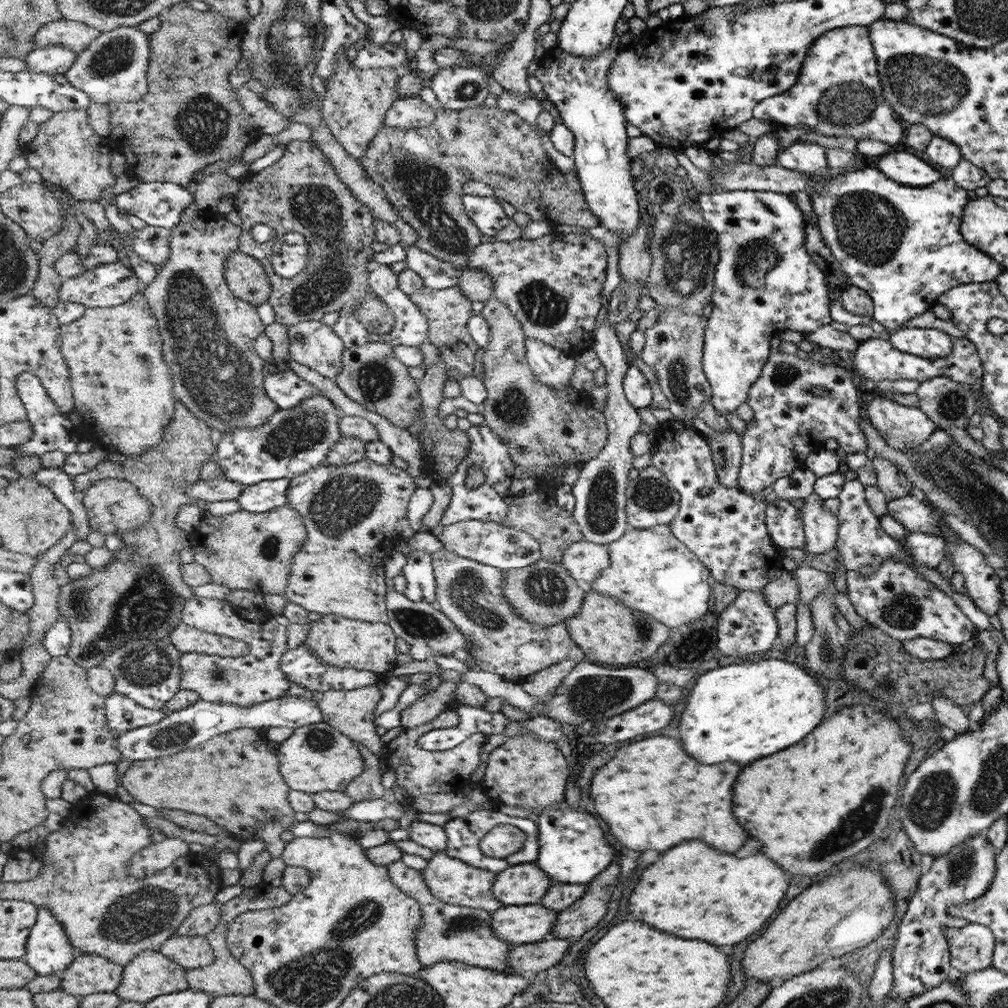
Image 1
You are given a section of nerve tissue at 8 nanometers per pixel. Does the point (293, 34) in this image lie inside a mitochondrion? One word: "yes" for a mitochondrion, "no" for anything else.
yes

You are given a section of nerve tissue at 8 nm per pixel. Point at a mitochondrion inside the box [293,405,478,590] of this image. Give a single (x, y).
(342, 504)

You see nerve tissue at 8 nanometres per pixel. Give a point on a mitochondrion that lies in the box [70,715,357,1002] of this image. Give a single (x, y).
(141, 914)

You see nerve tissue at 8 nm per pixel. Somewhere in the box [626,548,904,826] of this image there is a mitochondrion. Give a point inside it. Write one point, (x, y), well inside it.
(828, 653)

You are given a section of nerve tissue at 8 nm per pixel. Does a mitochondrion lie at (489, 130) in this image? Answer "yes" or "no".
no

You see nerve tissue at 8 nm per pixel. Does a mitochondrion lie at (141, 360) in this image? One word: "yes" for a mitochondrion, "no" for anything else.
yes

